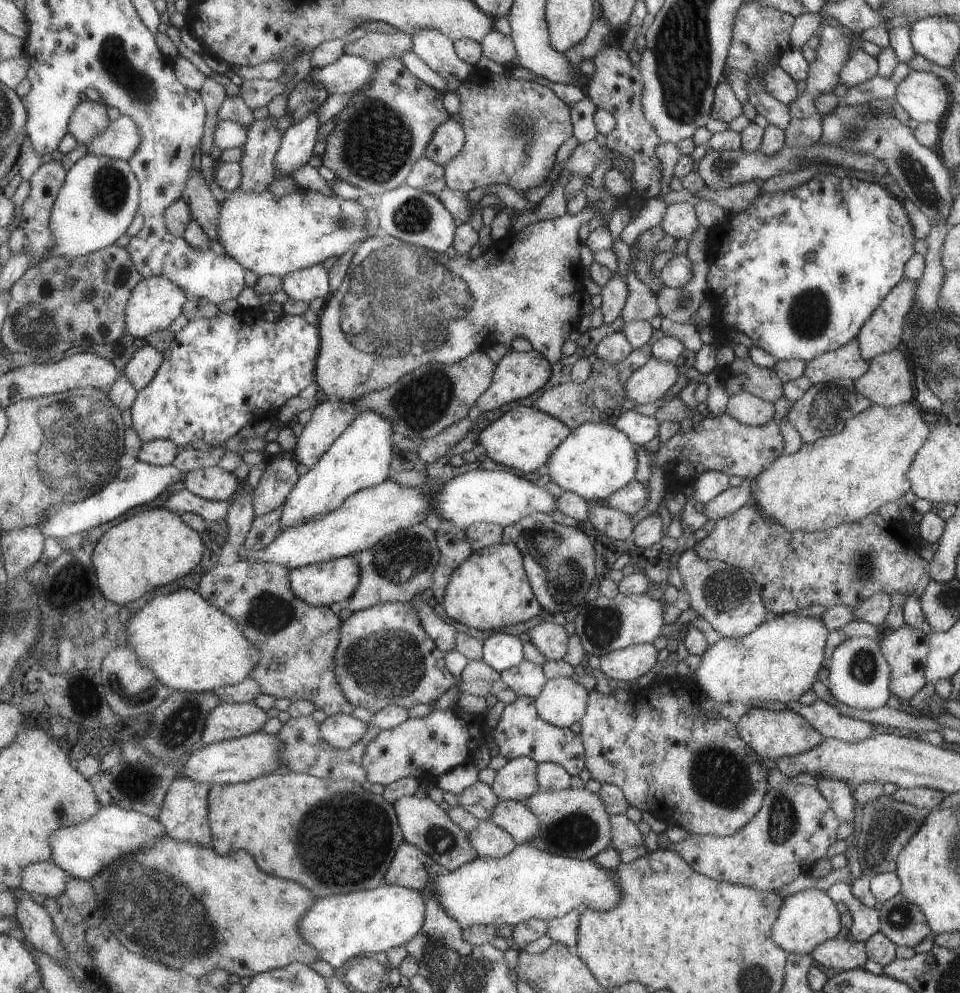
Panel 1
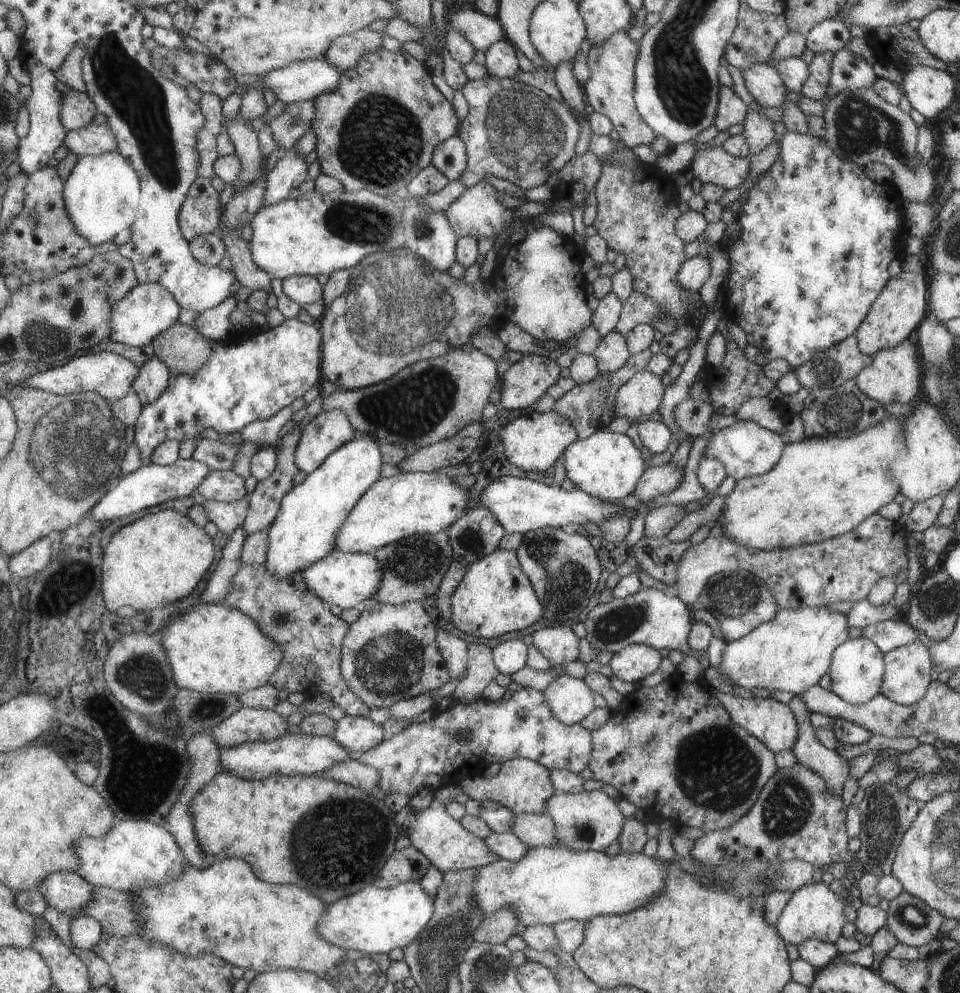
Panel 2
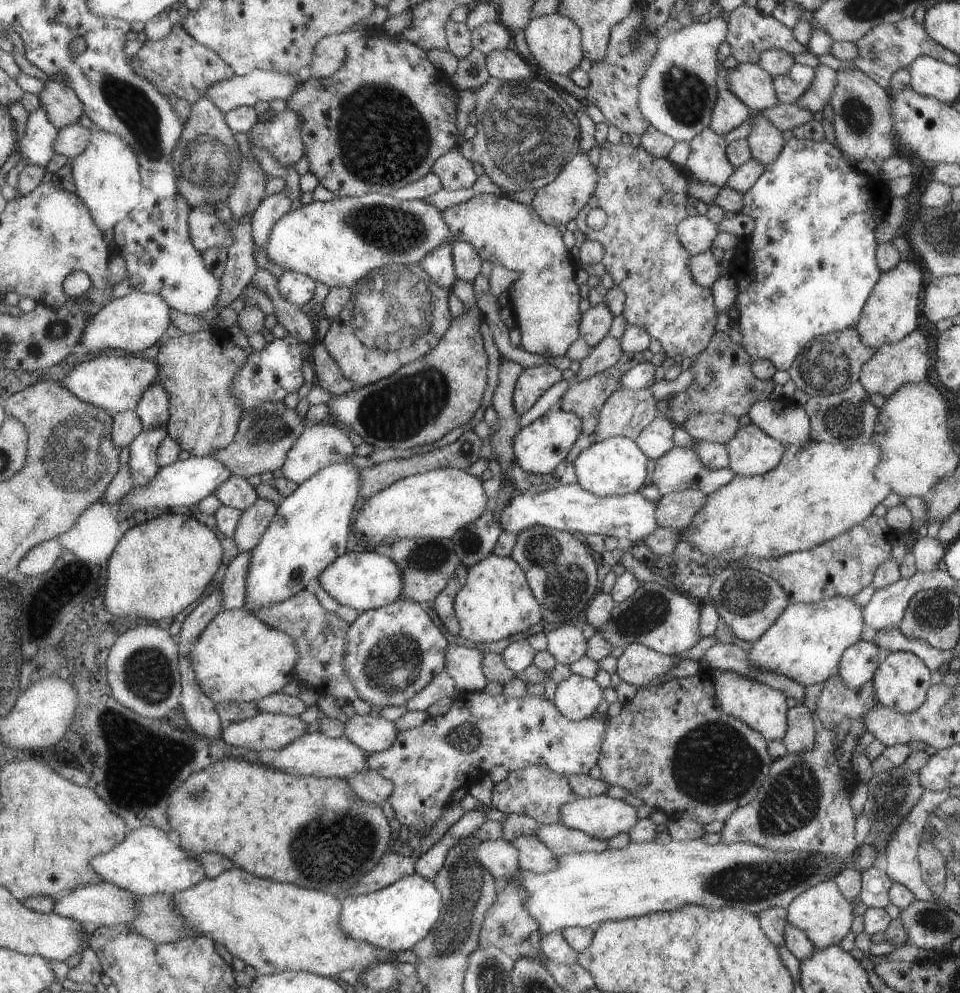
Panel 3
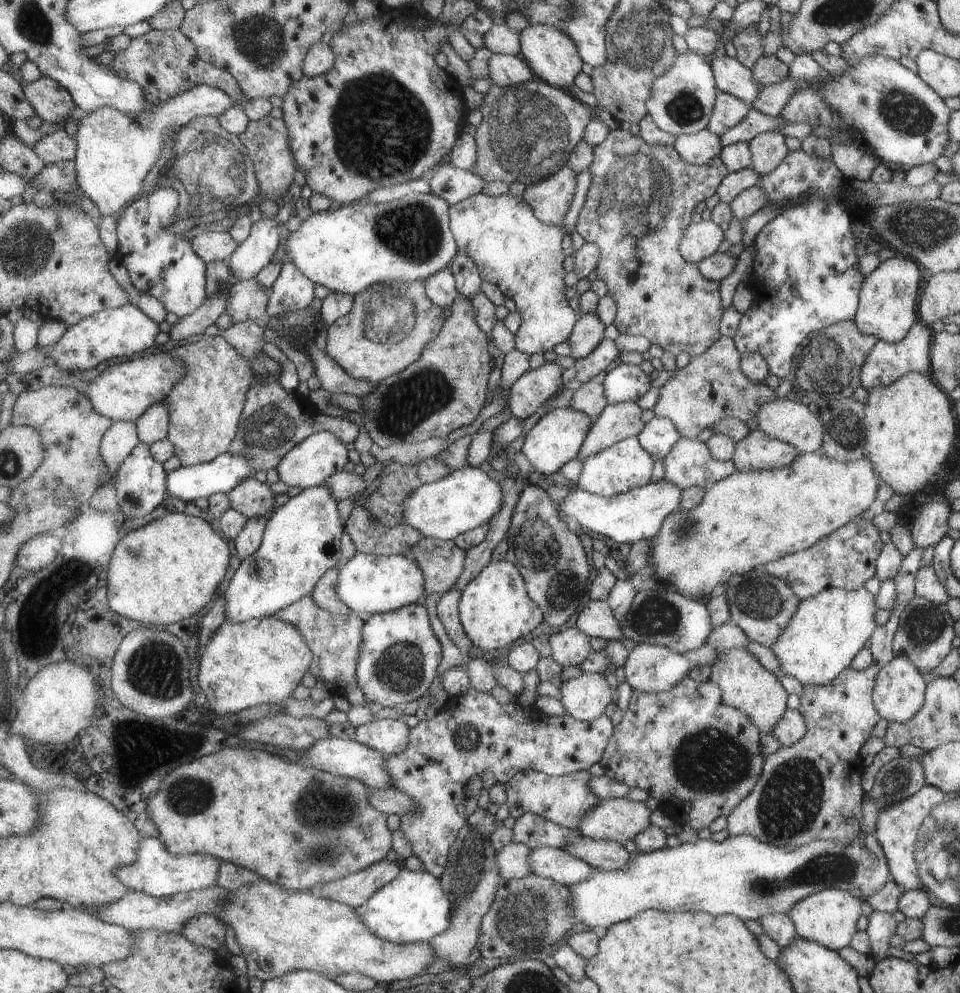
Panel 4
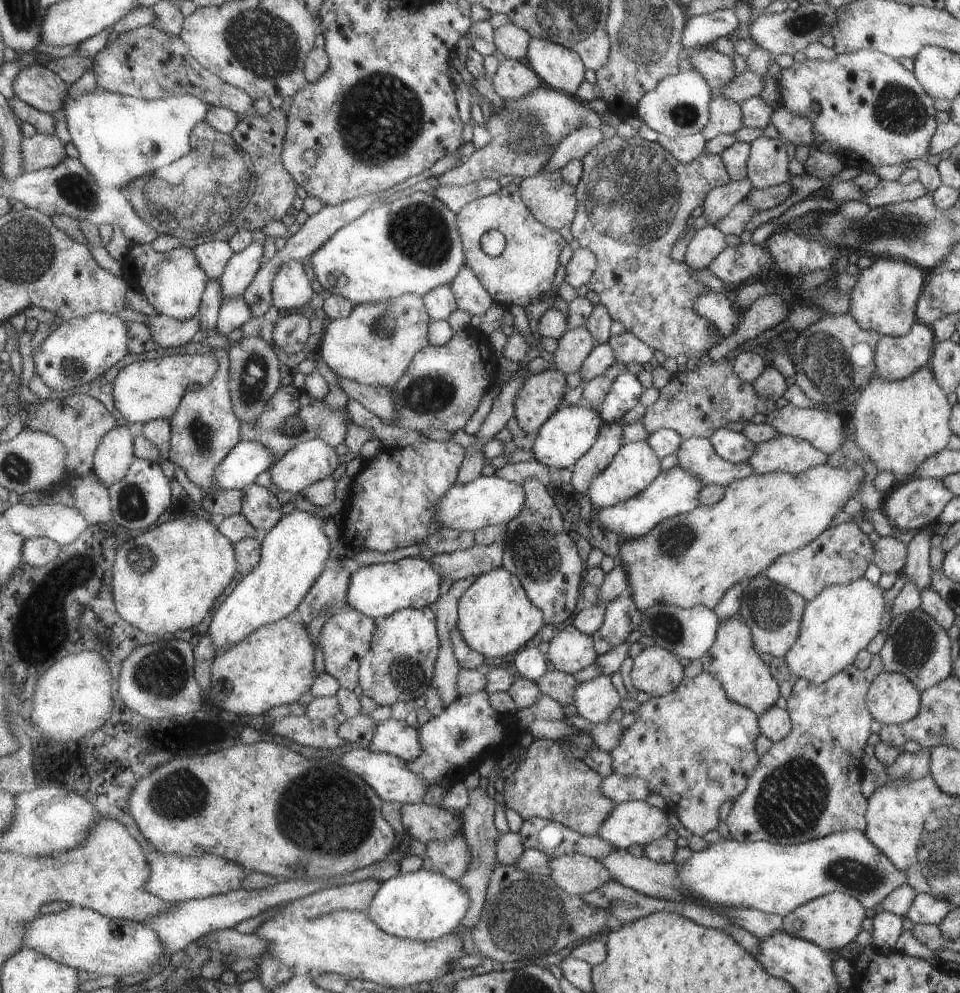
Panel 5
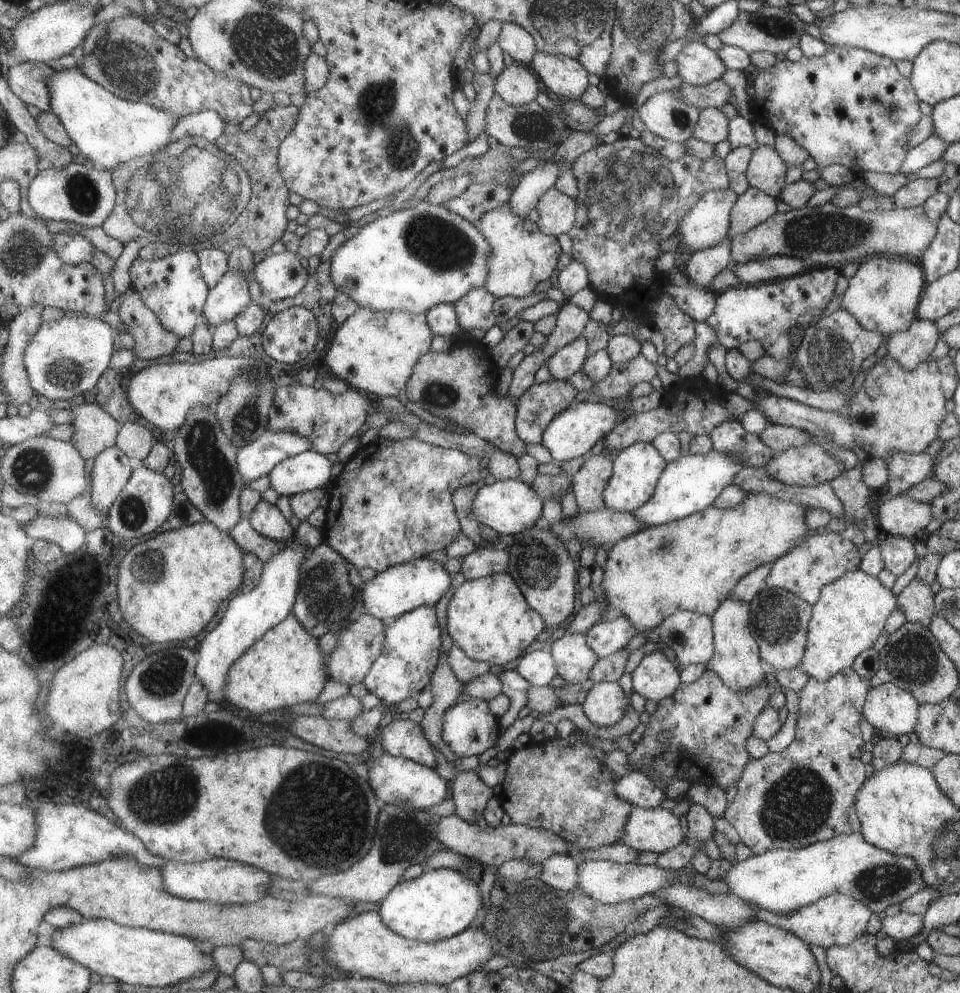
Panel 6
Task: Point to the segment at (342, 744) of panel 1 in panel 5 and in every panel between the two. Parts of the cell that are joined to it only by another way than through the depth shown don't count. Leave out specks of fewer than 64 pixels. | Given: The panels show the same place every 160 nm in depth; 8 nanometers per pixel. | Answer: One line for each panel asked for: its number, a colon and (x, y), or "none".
2: (359, 734)
3: (373, 734)
4: (390, 737)
5: (397, 738)

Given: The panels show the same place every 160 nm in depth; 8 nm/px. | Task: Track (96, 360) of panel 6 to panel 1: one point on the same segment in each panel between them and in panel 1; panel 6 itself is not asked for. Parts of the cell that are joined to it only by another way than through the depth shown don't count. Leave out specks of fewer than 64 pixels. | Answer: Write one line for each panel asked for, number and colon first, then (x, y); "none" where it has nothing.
1: (156, 301)
2: (148, 310)
3: (133, 323)
4: (116, 332)
5: (77, 352)

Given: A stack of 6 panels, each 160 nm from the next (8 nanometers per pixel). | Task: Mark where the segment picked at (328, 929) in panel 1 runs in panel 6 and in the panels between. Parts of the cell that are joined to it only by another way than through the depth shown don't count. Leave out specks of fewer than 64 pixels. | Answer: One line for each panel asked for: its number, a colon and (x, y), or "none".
2: (374, 920)
3: (396, 918)
4: (414, 908)
5: (423, 906)
6: (440, 904)

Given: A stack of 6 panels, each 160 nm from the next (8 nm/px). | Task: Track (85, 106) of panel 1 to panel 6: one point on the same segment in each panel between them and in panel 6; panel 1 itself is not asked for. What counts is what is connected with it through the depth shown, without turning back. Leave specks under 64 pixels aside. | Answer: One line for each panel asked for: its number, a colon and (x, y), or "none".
2: (79, 109)
3: (65, 107)
4: (53, 103)
5: (35, 84)
6: (30, 81)

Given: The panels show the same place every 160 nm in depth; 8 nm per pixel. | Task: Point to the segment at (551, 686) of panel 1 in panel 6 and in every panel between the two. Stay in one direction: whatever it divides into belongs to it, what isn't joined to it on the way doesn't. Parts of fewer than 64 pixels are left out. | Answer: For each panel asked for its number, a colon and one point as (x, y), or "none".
2: (569, 699)
3: (575, 697)
4: (583, 697)
5: (595, 699)
6: (604, 702)

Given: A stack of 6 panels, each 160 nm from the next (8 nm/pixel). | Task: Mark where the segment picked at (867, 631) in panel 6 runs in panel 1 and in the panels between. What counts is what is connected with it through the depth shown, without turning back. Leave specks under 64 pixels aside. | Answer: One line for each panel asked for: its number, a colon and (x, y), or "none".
1: (777, 662)
2: (790, 653)
3: (805, 644)
4: (827, 631)
5: (838, 624)

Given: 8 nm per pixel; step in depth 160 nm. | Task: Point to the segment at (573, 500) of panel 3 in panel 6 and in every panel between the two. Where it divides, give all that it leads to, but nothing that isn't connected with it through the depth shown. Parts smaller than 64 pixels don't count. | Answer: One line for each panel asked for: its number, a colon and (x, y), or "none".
4: (638, 514)
5: (674, 491)
6: (689, 483)

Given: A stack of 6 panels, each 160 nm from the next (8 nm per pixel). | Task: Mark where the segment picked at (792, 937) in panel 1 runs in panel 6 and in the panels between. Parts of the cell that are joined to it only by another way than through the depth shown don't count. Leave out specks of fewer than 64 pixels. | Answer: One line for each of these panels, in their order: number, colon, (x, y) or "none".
2: (813, 912)
3: (821, 913)
4: (829, 917)
5: (831, 921)
6: (835, 919)

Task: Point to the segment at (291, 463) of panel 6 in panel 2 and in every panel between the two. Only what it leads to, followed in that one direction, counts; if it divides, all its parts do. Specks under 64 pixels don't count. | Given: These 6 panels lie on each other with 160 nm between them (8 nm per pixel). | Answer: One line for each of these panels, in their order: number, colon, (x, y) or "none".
2: (330, 430)
3: (323, 444)
4: (322, 455)
5: (310, 462)

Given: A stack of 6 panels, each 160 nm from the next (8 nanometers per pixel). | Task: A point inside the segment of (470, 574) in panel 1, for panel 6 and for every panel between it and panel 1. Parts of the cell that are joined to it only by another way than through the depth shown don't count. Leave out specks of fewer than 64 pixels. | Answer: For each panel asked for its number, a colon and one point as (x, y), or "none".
2: (495, 597)
3: (496, 602)
4: (495, 610)
5: (496, 618)
6: (488, 617)

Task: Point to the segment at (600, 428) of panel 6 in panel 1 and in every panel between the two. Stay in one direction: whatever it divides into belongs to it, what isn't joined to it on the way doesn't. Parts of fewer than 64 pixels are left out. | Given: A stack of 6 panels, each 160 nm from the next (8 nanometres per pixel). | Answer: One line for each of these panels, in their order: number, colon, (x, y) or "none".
1: (523, 438)
2: (532, 444)
3: (538, 447)
4: (557, 437)
5: (568, 435)

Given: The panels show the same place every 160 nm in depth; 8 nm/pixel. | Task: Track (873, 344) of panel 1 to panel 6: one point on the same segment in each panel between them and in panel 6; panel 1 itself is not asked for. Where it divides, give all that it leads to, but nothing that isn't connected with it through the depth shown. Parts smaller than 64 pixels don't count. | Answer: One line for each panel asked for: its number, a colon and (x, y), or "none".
2: (901, 304)
3: (891, 314)
4: (886, 304)
5: (883, 299)
6: (882, 294)

